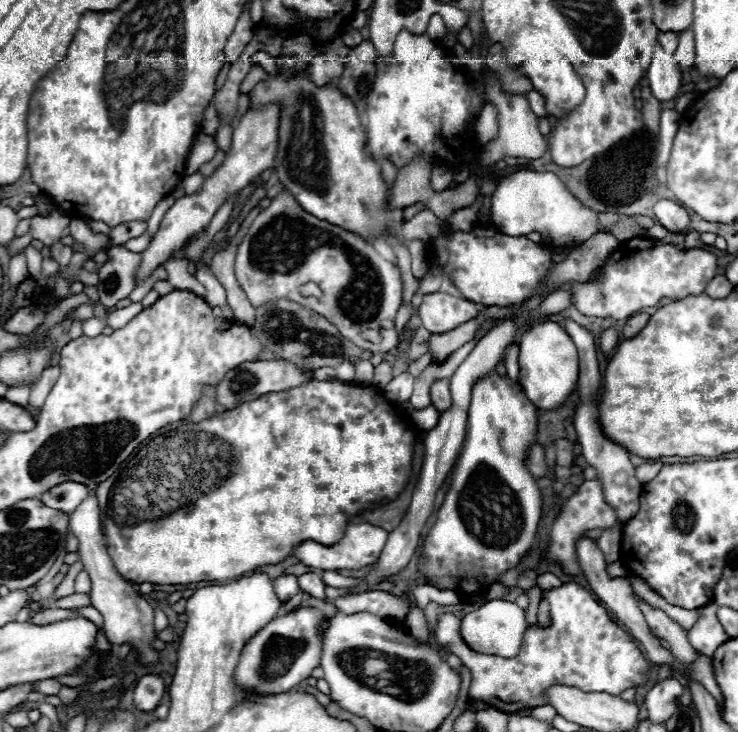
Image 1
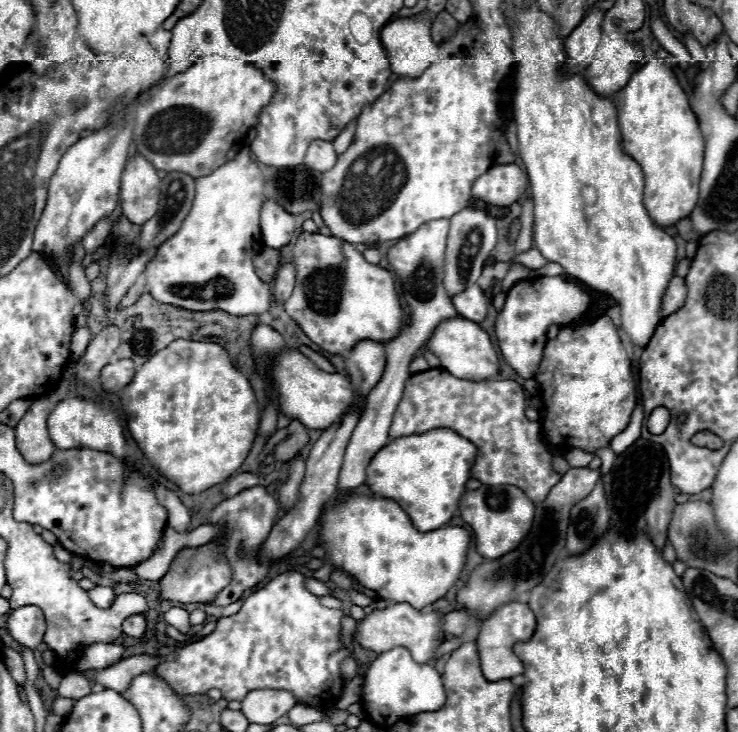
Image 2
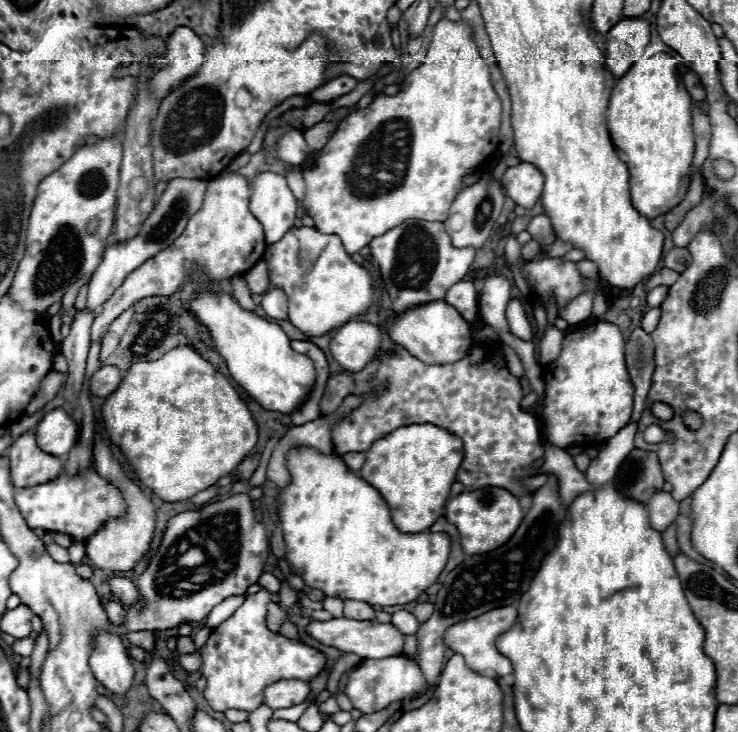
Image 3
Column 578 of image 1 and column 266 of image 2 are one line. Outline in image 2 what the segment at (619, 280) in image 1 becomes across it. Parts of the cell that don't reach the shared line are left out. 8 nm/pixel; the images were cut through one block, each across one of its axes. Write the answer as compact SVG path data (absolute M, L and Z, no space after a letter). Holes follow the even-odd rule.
M242 148L234 160L216 168L210 176L196 178L196 200L192 210L184 218L180 232L166 240L156 256L146 266L144 278L148 292L162 304L176 304L178 308L188 308L194 312L222 310L232 316L260 316L272 306L272 288L262 282L254 272L253 258L262 250L264 242L260 236L260 208L264 204L264 180L260 168L250 158L248 148Z

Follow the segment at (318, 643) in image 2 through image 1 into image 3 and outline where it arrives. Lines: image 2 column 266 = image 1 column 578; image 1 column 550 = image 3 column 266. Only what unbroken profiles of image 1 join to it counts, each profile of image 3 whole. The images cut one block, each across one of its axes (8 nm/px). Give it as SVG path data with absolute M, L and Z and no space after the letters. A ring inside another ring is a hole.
M268 590L250 594L226 622L212 630L208 642L198 650L202 658L198 676L208 680L204 698L216 712L226 712L230 708L252 712L262 704L262 690L266 686L282 678L310 682L322 672L326 664L326 656L316 648L268 630L266 616L270 602L272 594Z

